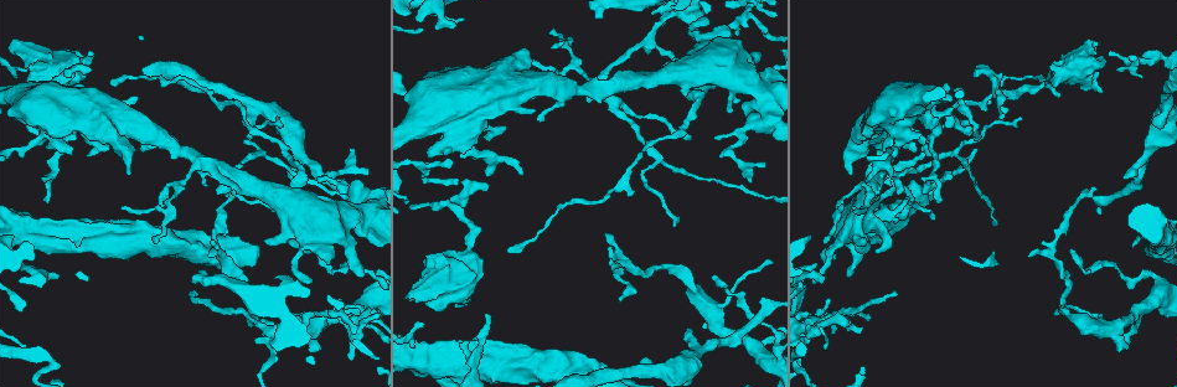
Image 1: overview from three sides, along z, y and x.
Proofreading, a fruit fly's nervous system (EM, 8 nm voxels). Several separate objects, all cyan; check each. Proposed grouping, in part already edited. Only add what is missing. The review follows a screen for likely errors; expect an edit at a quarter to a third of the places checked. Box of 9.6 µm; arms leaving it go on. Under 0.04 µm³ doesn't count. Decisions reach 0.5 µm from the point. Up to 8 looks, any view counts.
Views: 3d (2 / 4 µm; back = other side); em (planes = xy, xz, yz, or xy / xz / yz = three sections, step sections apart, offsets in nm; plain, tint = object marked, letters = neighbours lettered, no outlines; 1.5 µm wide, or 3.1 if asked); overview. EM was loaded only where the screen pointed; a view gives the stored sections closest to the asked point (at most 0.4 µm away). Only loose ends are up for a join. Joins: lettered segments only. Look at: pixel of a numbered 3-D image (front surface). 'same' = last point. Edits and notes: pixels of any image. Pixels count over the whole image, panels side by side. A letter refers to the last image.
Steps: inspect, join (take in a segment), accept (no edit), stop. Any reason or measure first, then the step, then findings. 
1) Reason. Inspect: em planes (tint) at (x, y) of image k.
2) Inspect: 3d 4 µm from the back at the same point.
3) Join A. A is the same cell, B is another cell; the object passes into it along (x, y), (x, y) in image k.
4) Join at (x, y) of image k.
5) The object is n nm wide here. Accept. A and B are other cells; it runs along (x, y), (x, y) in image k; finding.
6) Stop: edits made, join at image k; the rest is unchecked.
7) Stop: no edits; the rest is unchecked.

Inspect: em planes (letters) at (688, 328) of image 1.

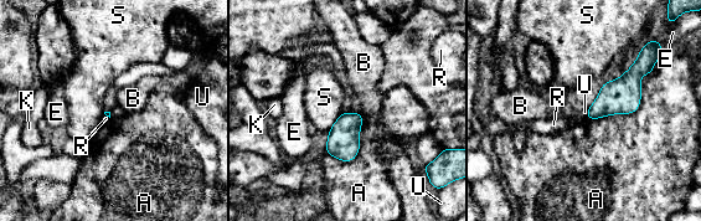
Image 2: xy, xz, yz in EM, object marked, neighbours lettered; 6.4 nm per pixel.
Accept. A, B, E, K, R, S and U are other cells; a border runs along (586, 111), (587, 117) in image 2; no lettered segment goes on from it.

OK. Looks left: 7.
Branch stops here. Inspect: em planes (plain) at (968, 120) of image 1.

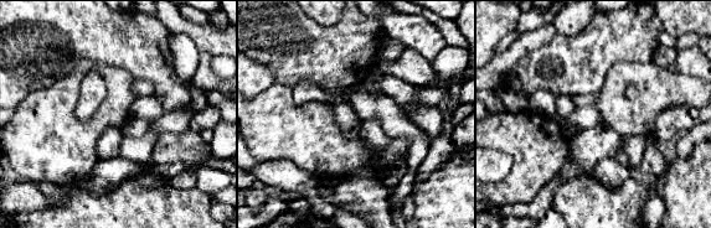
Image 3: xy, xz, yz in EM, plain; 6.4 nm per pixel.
What lies round it. Inspect: em planes (letters) at the same point.

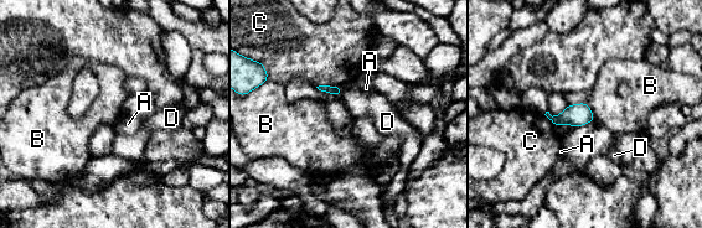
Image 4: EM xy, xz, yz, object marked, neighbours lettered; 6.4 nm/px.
Accept. A, B, C and D are other cells; a border runs along (586, 103), (594, 119) in image 4; none of them fits.

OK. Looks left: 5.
An open end. Inspect: em xz step 8 (tint) at (121, 207) of image 1.

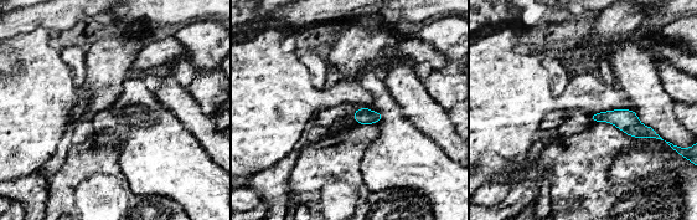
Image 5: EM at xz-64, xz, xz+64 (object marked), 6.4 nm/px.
Inspect: em planes (letters) at the same point.

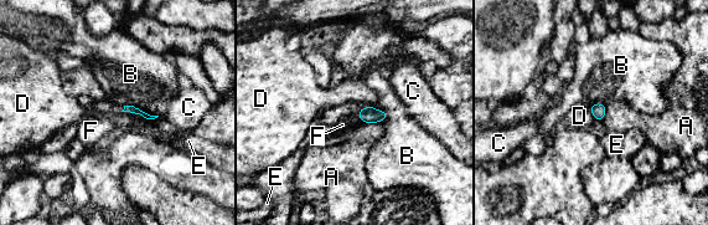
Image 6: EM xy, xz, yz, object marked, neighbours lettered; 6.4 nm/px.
Accept. A, B, C, D, E and F are other cells; a border runs along (122, 111), (146, 118), (159, 116) in image 6; none of them fits.

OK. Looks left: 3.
Stop: no edits; the rest is unchecked.

